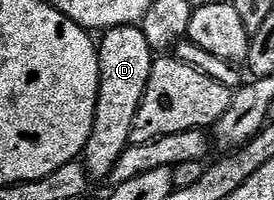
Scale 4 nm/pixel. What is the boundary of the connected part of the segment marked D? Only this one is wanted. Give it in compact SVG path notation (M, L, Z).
M117 25L105 30L97 42L98 51L98 98L94 112L94 126L88 135L88 143L84 150L84 164L87 174L98 181L105 182L116 167L116 159L124 155L124 151L132 144L130 136L136 123L136 115L140 111L140 103L144 99L144 91L148 87L148 79L152 75L152 67L156 60L153 49L148 47L148 39L144 39L144 31L138 25Z

